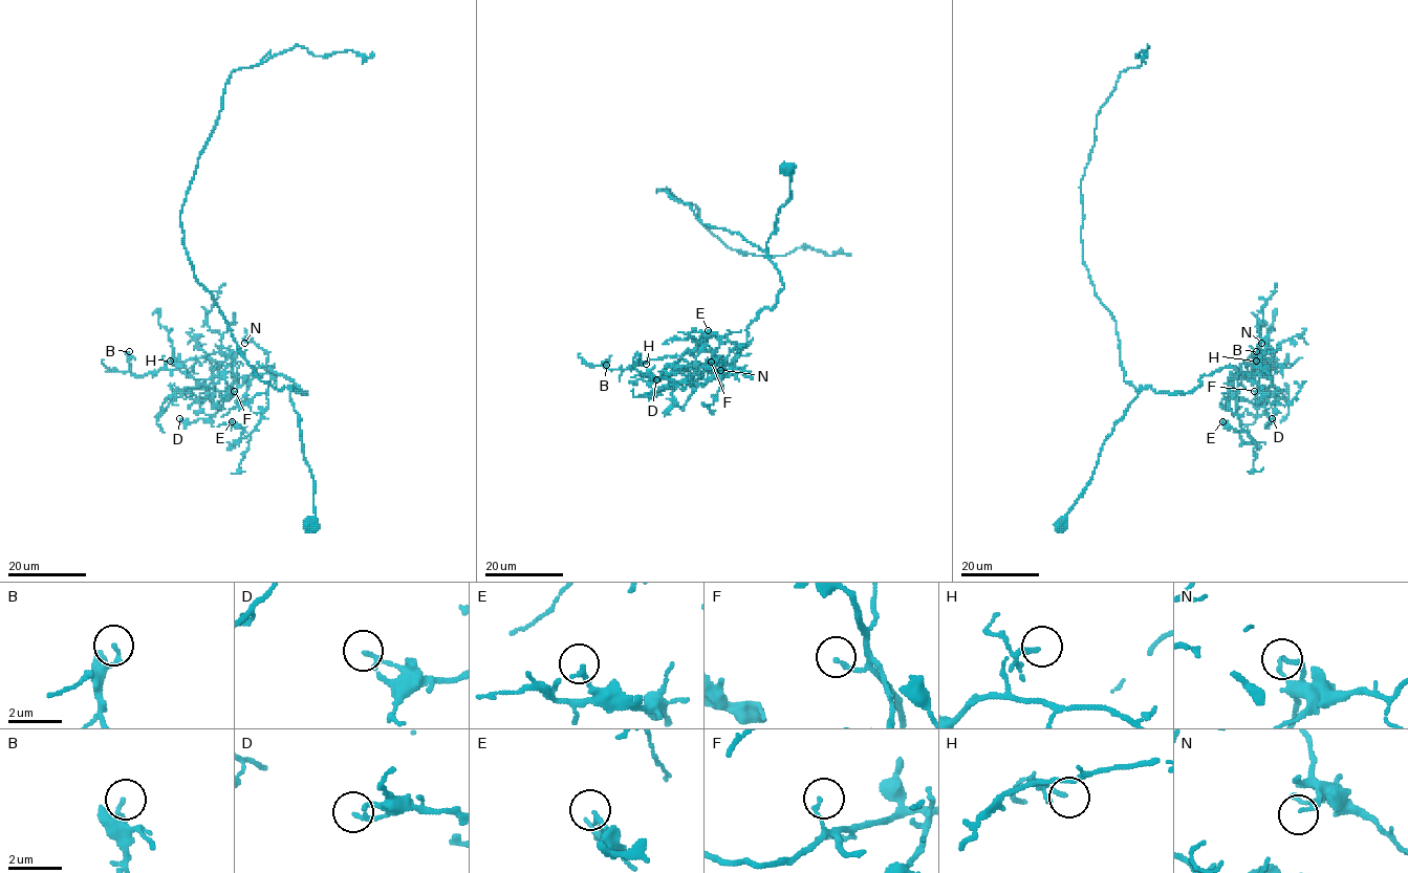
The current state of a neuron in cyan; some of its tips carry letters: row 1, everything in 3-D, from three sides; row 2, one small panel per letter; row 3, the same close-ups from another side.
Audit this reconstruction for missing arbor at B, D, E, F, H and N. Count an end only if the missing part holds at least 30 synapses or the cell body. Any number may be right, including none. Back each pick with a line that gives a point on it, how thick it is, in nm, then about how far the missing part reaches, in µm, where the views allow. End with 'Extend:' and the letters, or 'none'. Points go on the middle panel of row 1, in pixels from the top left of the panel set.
Extend: none

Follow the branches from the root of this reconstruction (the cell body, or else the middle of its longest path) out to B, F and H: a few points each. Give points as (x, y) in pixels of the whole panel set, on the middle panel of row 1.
B: (787, 168), (792, 197), (766, 243), (783, 287), (740, 353), (606, 365)
F: (787, 168), (792, 197), (766, 243), (783, 286), (779, 301), (749, 325), (748, 345), (734, 358), (711, 362)
H: (787, 168), (792, 197), (766, 243), (778, 303), (730, 363), (700, 348), (646, 364)

